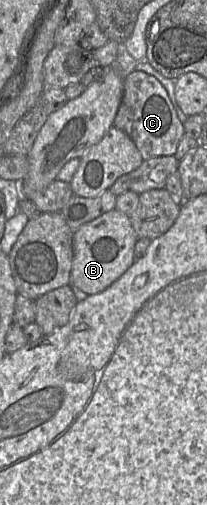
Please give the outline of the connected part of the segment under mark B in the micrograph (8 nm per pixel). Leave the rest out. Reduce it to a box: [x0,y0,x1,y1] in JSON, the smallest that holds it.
[70,209,137,295]

